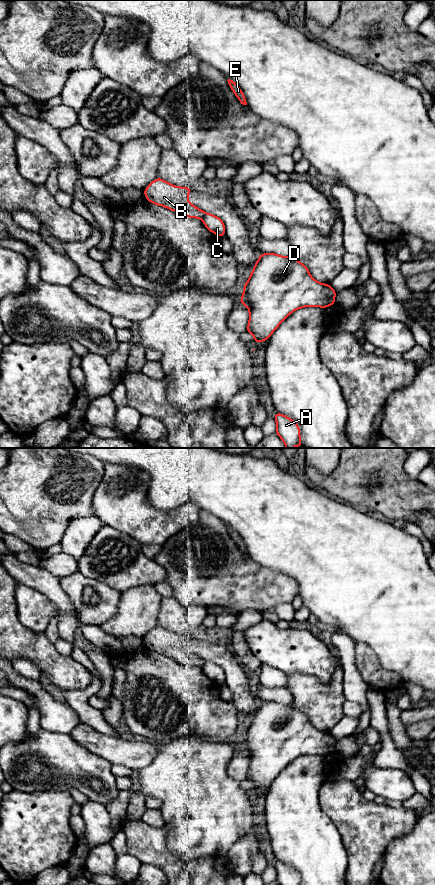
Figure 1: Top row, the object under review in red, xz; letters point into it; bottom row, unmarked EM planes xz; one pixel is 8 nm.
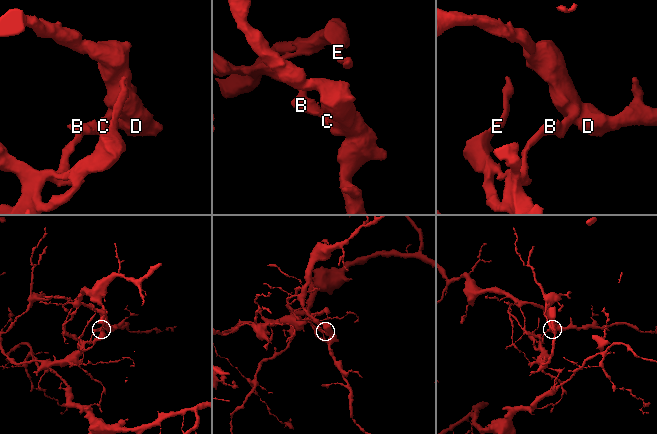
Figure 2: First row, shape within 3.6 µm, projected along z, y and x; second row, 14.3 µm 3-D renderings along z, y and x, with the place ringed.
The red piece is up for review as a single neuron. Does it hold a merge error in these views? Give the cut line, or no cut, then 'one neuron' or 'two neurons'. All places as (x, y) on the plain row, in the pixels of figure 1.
cut in xz along (206, 661), (201, 666); two neurons

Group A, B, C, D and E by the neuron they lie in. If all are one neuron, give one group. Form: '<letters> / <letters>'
A C D / B E

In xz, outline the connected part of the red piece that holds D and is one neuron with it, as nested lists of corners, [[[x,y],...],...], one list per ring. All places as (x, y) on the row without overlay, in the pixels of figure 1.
[[[263,701],[244,733],[239,751],[249,758],[246,779],[254,784],[254,790],[261,791],[295,758],[327,756],[335,752],[336,742],[329,732],[316,729],[294,702]]]

